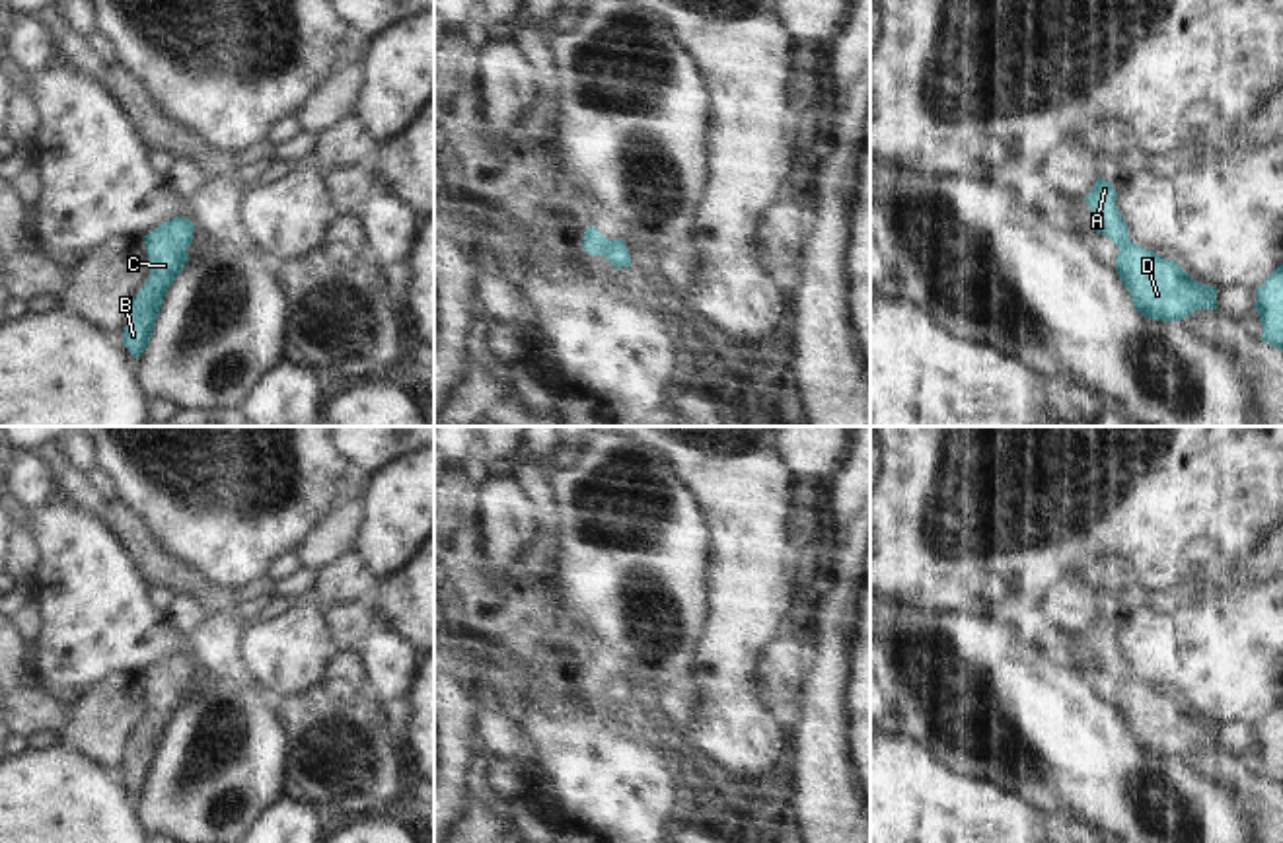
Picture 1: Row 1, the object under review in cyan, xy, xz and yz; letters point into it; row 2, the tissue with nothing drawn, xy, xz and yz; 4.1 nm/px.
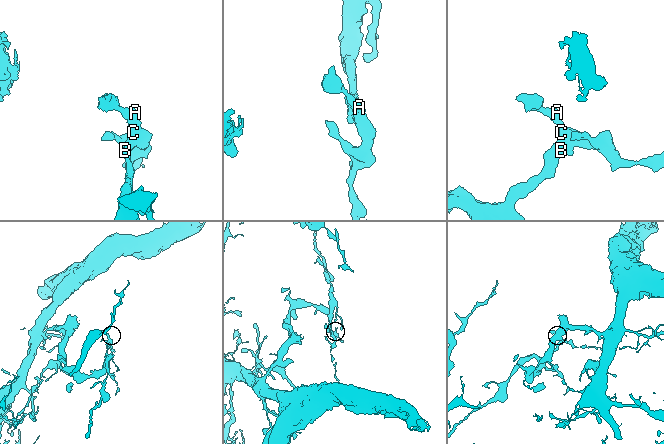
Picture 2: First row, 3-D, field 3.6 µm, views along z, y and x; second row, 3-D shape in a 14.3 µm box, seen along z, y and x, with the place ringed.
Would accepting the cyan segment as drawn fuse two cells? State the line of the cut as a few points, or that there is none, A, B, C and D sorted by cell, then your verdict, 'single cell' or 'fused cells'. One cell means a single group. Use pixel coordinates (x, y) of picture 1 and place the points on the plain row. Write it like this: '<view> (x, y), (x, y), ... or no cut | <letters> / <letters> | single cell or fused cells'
no cut | A B C D | single cell

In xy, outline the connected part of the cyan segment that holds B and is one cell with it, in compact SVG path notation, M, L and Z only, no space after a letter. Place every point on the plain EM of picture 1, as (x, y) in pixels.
M175 652L142 674L148 681L150 713L127 748L123 769L123 781L134 794L150 781L165 728L189 697L187 683L193 679L193 668L195 660L189 654Z

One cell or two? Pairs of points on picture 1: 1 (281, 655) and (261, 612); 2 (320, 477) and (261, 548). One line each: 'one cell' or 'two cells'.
1: two cells
2: one cell

